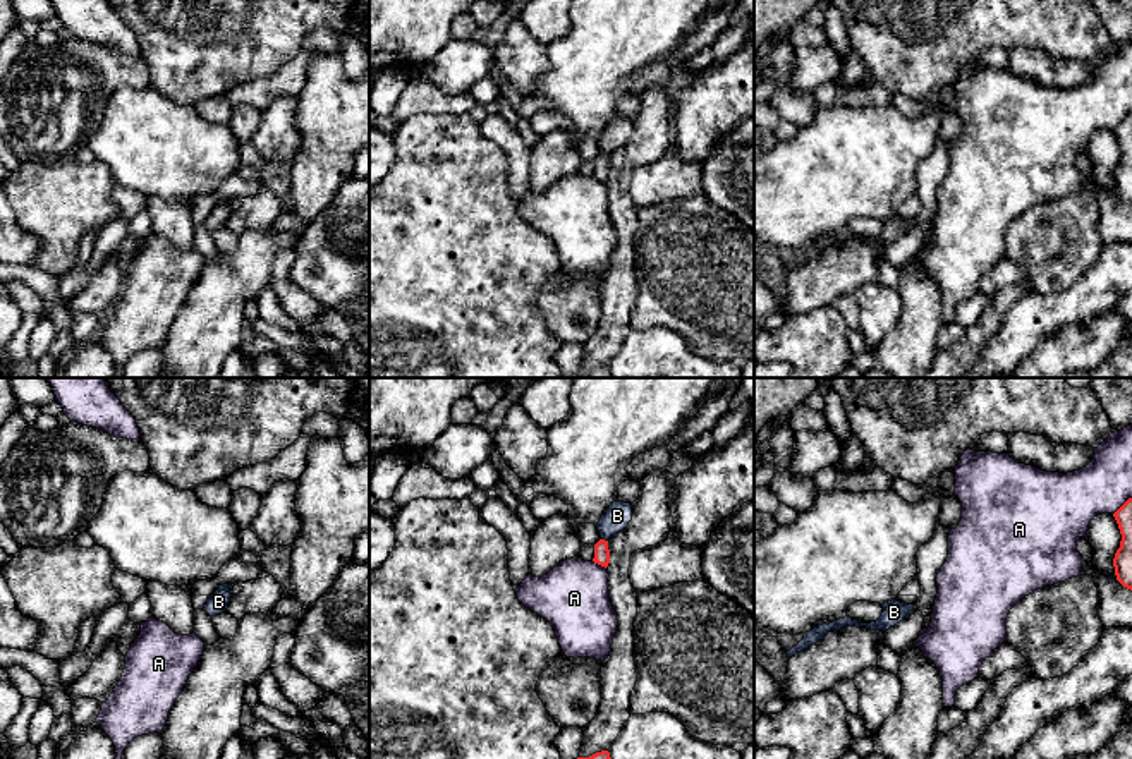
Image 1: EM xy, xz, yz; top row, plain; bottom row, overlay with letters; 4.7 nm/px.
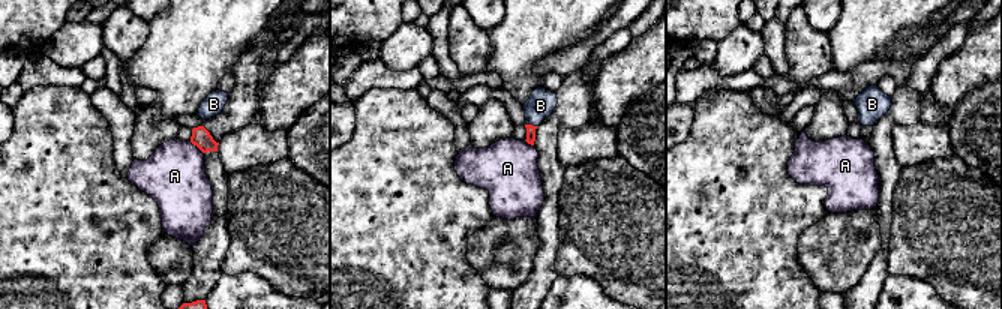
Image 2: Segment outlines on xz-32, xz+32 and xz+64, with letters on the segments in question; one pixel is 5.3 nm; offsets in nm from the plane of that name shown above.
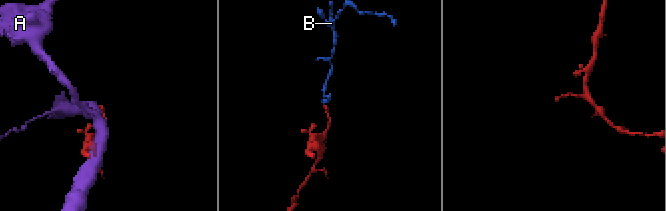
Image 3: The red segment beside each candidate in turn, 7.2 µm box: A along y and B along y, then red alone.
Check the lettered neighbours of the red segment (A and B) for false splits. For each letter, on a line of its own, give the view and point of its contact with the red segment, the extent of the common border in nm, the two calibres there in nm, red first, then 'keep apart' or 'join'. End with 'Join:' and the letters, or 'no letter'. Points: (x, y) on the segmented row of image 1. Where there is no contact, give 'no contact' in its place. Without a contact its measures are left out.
A: meets red in xz at (598, 564); contact 80 nm long; 80 nm thick on the red side, 320 nm on the other; keep apart
B: meets red in xz at (603, 540); contact 40 nm long; 80 nm thick on the red side, 120 nm on the other; join
Join: B

